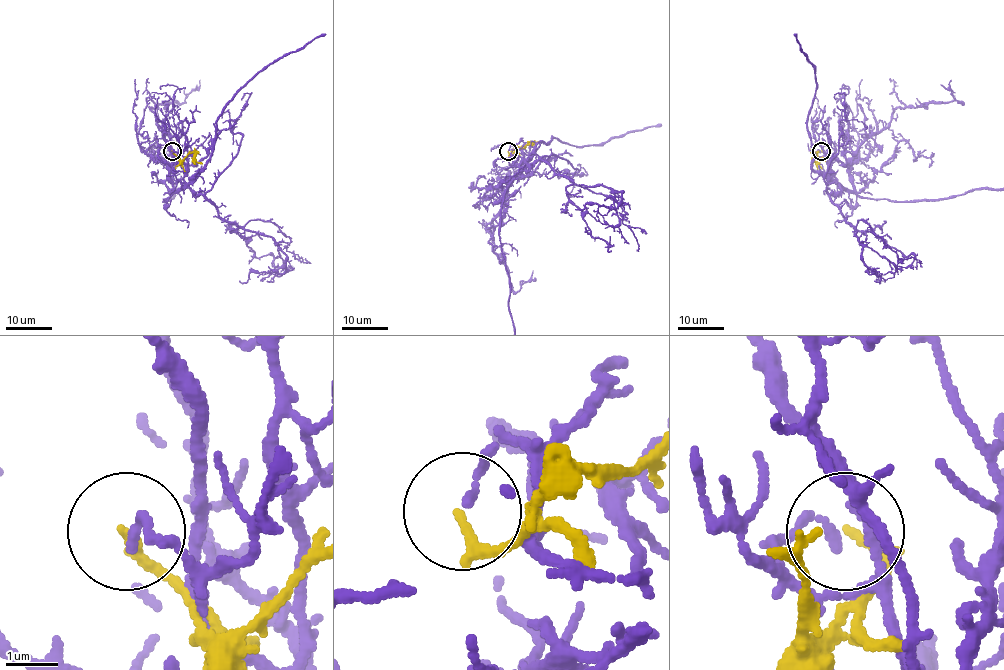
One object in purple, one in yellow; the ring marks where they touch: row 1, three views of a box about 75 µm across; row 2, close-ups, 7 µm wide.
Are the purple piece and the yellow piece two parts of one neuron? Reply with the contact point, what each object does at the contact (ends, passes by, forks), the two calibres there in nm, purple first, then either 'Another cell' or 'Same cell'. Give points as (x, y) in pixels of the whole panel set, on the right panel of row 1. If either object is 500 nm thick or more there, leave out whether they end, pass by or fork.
Place: (821, 151). At the ring purple ends. At the ring yellow ends. Thickness 180 nm (purple) against 180 nm. Another cell

